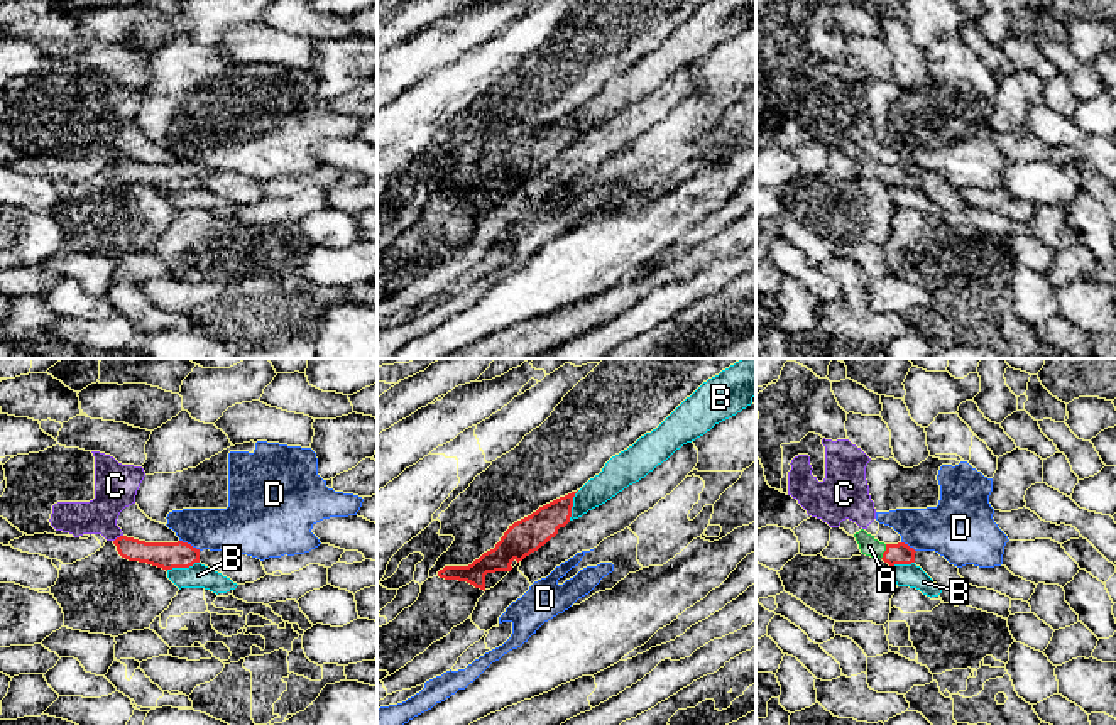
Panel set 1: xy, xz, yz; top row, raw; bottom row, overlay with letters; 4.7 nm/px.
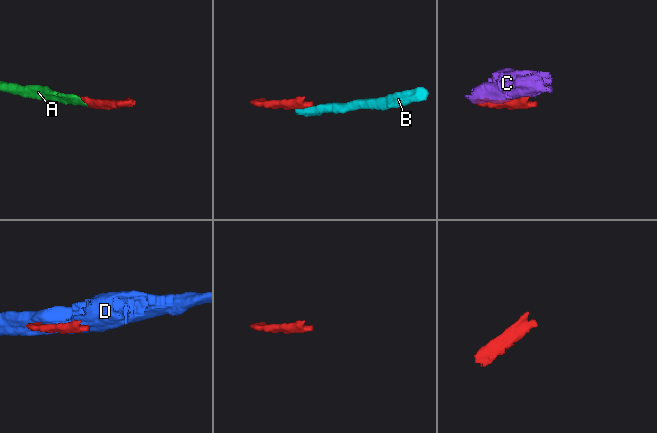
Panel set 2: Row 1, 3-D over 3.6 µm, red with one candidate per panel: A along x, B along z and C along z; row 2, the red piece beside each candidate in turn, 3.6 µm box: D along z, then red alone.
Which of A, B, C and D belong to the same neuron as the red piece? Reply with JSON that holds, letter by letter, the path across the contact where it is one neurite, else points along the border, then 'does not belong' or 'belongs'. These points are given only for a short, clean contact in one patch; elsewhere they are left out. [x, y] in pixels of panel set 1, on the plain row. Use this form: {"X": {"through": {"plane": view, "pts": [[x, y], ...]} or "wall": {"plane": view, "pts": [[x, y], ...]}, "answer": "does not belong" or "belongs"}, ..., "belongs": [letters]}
{"A": {"through": {"plane": "yz", "pts": [[900, 174], [885, 173], [869, 168]]}, "answer": "belongs"}, "B": {"wall": {"plane": "xy", "pts": [[198, 183], [166, 191]]}, "answer": "does not belong"}, "C": {"wall": {"plane": "xy", "pts": [[122, 156], [114, 163]]}, "answer": "does not belong"}, "D": {"answer": "does not belong"}, "belongs": ["A"]}

